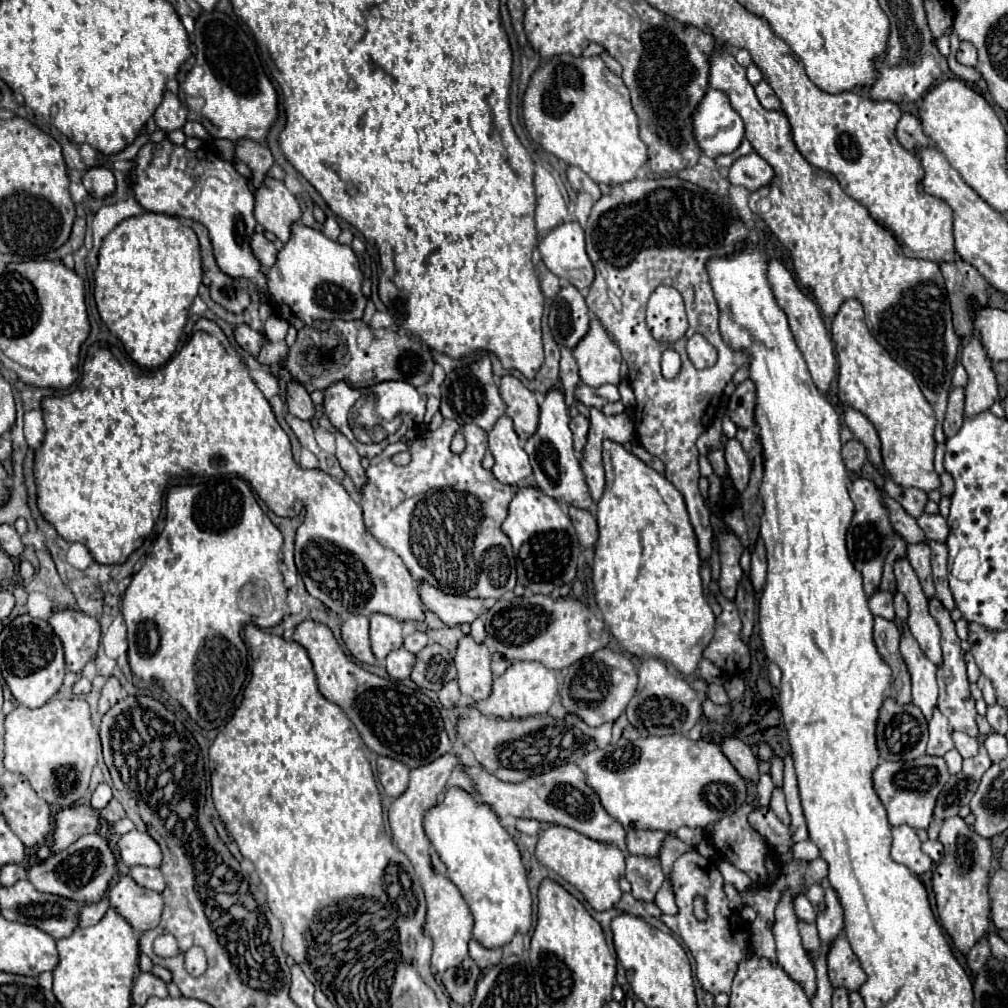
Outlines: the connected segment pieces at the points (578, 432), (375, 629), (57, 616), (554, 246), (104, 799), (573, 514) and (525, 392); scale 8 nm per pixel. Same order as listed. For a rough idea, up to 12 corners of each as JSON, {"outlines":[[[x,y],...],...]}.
{"outlines":[[[581,414],[571,418],[575,454],[579,456],[585,442],[589,420]],[[371,616],[371,648],[383,660],[403,646],[401,622]],[[53,610],[67,668],[79,674],[99,648],[99,622],[79,610]],[[579,222],[541,242],[543,264],[583,290],[593,282]],[[101,782],[91,794],[93,808],[105,808],[111,788]],[[569,506],[579,542],[593,546],[597,522],[585,508]],[[513,374],[499,392],[515,432],[525,442],[537,430],[535,394]]]}

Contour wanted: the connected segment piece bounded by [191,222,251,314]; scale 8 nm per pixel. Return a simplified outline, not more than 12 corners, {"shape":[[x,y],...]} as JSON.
{"shape":[[203,224],[191,226],[201,244],[211,300],[241,314],[251,298],[245,278],[223,274]]}

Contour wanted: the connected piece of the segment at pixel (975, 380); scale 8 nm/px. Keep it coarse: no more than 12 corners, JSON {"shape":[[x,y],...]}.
{"shape":[[977,336],[963,348],[965,416],[997,400],[995,374]]}

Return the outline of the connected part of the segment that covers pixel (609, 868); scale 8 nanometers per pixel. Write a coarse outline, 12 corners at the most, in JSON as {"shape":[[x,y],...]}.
{"shape":[[551,824],[535,856],[595,910],[623,894],[625,854]]}

